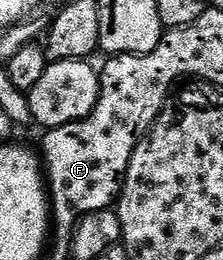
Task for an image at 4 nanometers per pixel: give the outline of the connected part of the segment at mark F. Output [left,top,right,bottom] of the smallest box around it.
[42,30,180,241]

